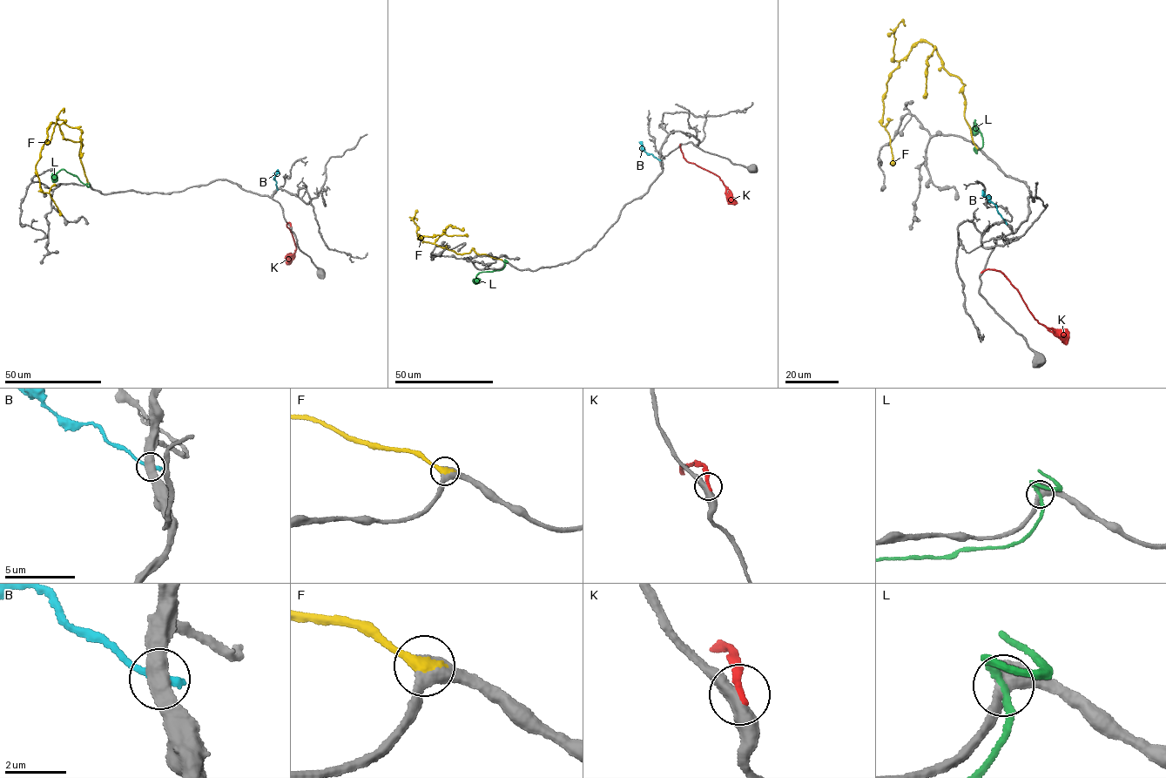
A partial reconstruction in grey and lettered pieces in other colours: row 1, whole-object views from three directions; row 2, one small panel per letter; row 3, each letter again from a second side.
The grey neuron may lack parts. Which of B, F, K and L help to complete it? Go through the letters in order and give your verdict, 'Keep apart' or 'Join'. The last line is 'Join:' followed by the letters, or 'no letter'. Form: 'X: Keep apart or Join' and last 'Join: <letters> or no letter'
B: Keep apart
F: Join
K: Keep apart
L: Keep apart
Join: F

